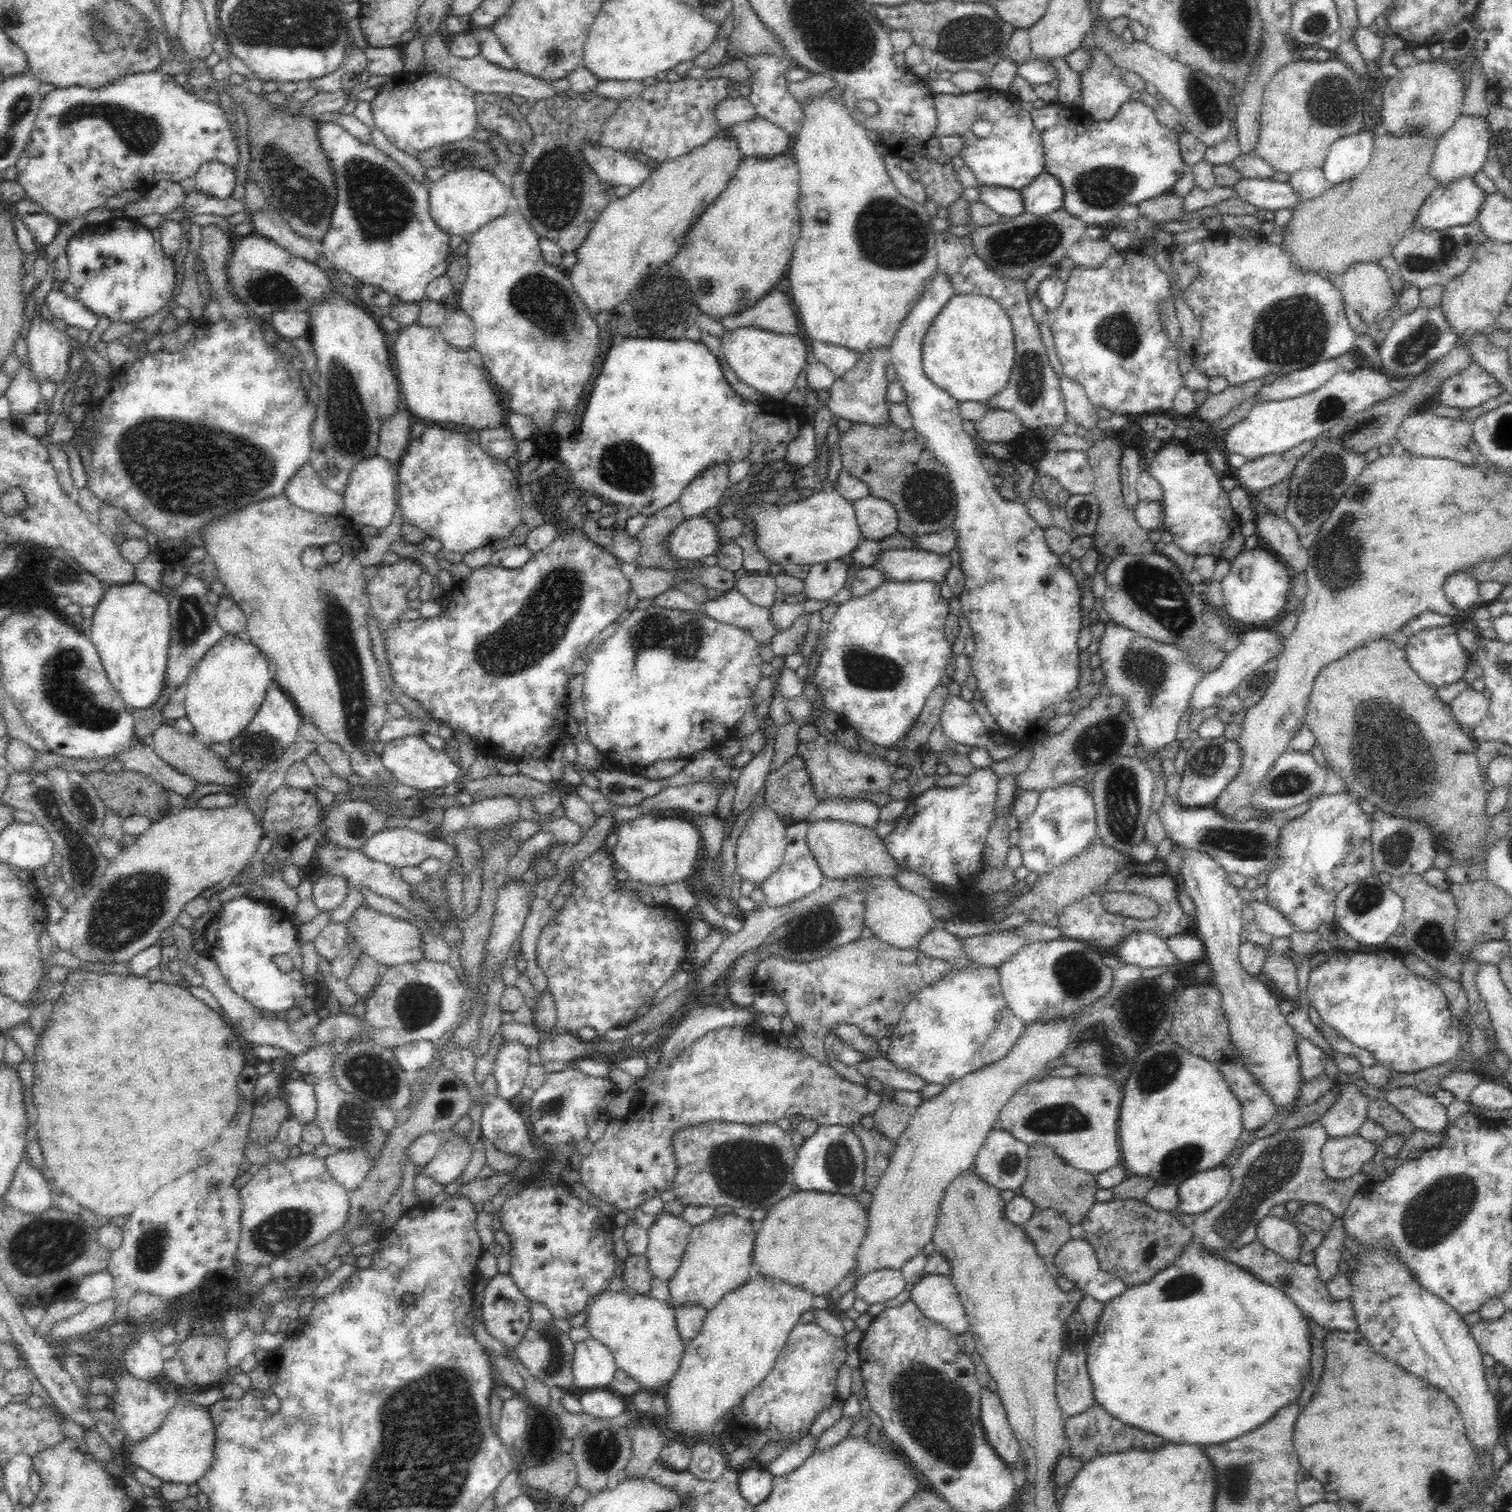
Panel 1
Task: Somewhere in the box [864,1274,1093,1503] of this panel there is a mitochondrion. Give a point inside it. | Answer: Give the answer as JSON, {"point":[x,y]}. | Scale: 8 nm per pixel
{"point":[937,1412]}

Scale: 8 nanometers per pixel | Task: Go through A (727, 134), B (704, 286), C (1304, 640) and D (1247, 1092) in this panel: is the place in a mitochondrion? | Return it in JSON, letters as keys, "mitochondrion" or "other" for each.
{"A":"other","B":"mitochondrion","C":"other","D":"other"}

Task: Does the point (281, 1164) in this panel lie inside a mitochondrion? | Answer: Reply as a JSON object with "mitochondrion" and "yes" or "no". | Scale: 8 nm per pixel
{"mitochondrion":"no"}

